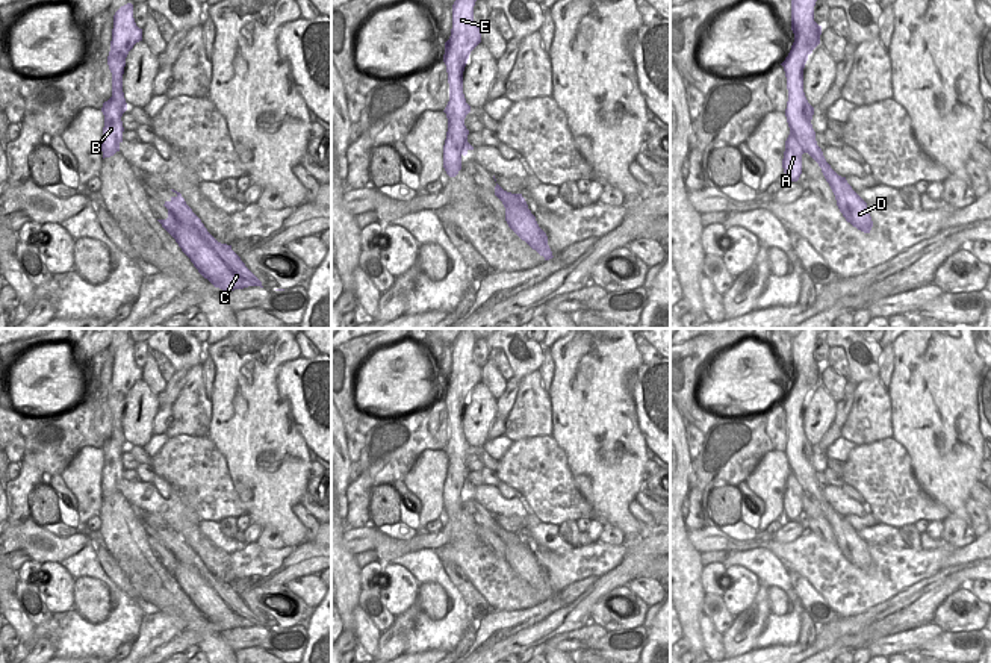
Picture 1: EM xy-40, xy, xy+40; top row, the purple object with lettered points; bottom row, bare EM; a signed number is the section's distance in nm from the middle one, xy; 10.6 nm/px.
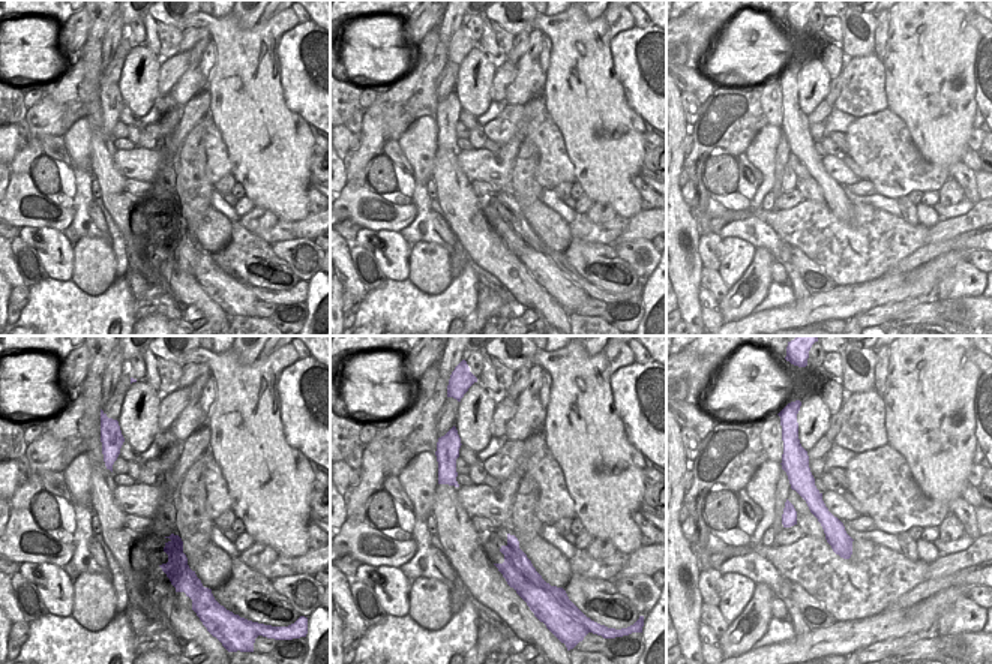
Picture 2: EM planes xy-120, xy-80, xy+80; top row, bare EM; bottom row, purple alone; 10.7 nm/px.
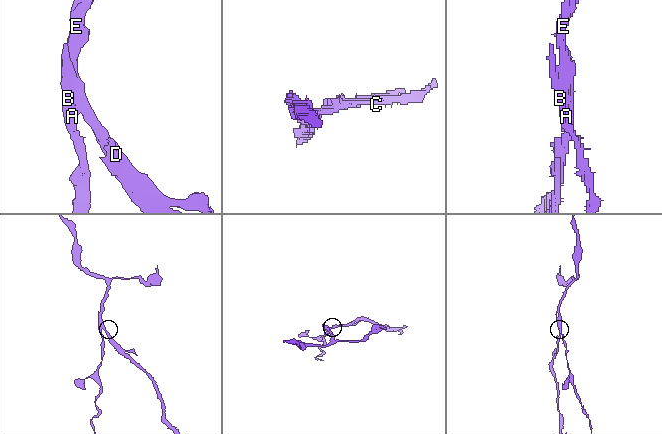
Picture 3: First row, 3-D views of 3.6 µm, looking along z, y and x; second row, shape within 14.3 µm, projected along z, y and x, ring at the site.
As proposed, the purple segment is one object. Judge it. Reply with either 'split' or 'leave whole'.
split

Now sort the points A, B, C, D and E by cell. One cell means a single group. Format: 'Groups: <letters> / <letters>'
Groups: A / B C D E

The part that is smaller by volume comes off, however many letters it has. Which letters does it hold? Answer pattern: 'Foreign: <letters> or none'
Foreign: A

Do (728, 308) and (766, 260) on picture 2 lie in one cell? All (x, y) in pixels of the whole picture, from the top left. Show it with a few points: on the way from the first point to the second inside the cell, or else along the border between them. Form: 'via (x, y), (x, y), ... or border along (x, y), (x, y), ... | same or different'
via (743, 302), (751, 299), (758, 290), (760, 275) | same

